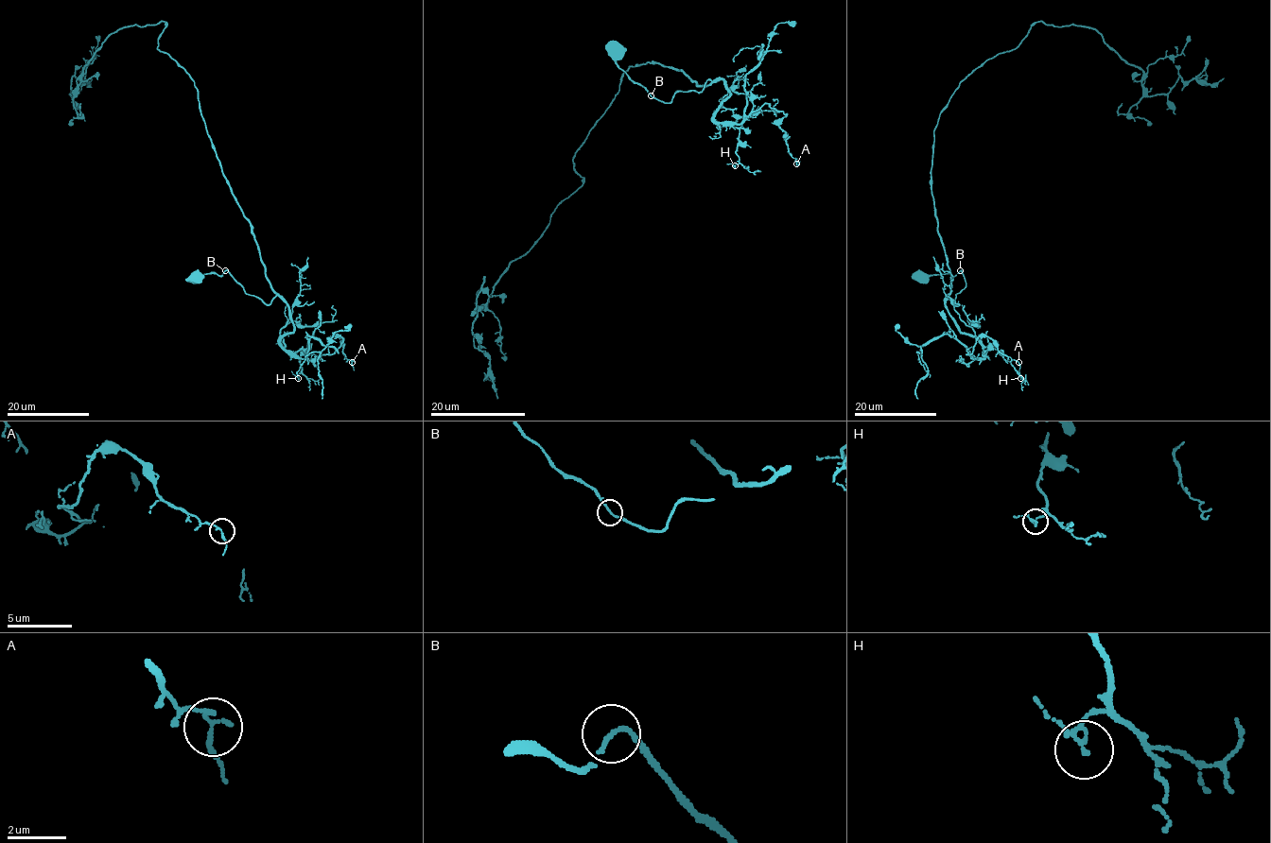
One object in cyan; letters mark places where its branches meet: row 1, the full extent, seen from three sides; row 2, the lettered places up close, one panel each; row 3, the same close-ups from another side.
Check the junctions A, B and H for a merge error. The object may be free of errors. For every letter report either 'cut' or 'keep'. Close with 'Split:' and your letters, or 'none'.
A: keep
B: keep
H: keep
Split: none

